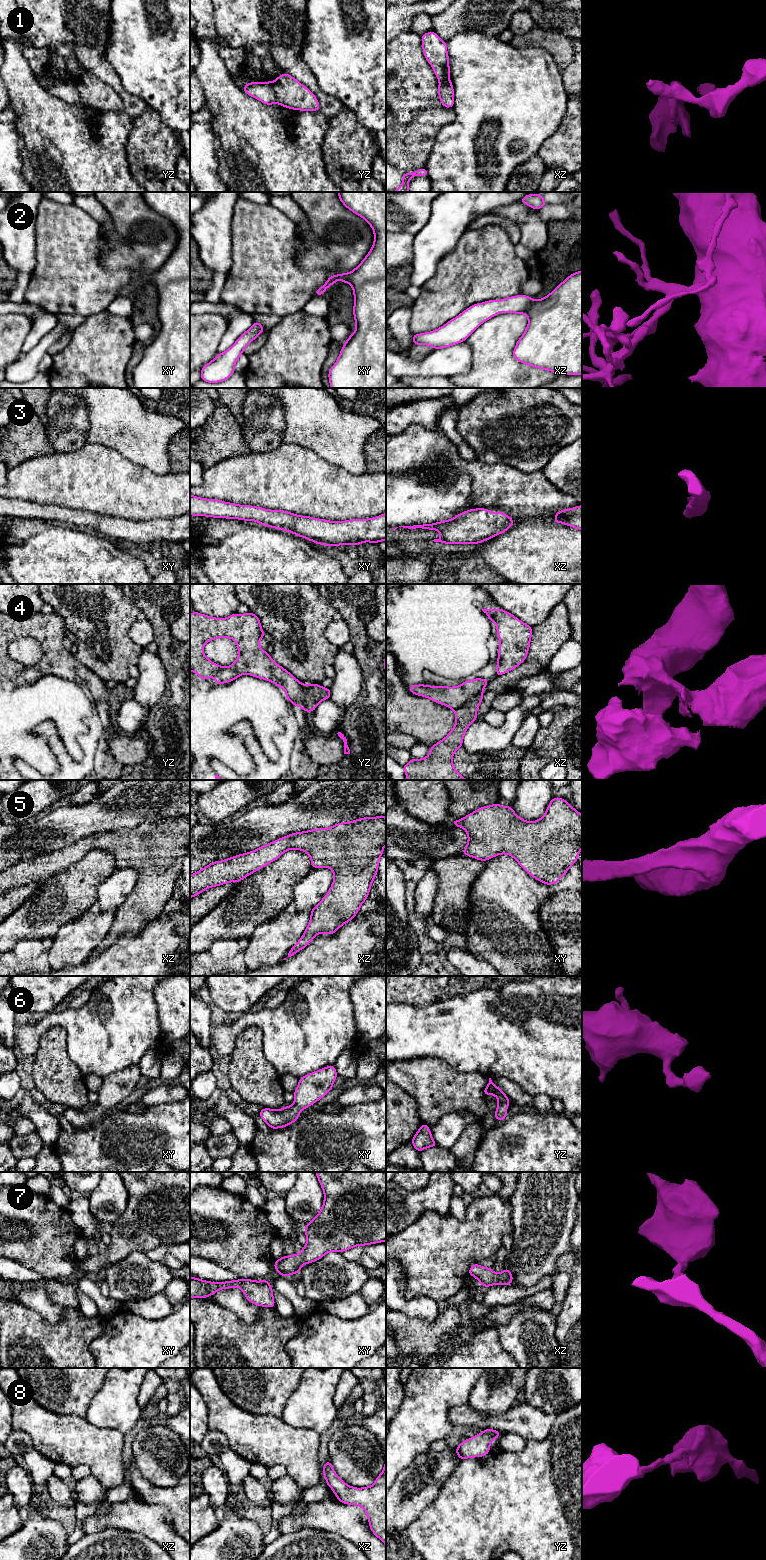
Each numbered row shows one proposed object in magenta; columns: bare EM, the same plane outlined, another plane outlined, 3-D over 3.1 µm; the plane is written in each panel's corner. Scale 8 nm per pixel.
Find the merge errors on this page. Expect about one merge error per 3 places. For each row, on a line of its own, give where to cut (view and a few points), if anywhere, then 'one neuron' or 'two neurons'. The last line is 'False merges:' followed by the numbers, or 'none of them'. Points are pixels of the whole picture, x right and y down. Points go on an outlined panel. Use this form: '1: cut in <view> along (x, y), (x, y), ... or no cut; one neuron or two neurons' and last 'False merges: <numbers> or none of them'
1: cut in yz along (272, 82), (276, 102); two neurons
2: no cut; one neuron
3: no cut; one neuron
4: cut in xz along (483, 691), (474, 695), (454, 710); two neurons
5: no cut; one neuron
6: no cut; one neuron
7: no cut; one neuron
8: no cut; one neuron
False merges: 1, 4

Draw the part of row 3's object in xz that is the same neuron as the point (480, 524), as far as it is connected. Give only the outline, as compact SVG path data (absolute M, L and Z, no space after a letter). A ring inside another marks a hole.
M484 508L470 509L464 511L454 518L449 520L440 521L433 524L413 525L413 526L399 526L408 529L422 528L427 530L438 530L441 533L439 539L434 539L434 542L441 542L445 544L479 544L487 541L490 538L502 534L507 531L515 521L502 511L493 513L492 511Z

